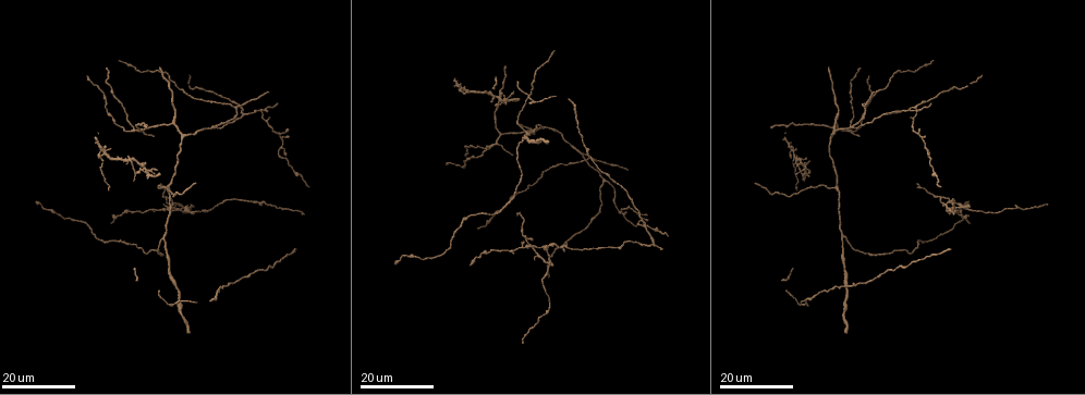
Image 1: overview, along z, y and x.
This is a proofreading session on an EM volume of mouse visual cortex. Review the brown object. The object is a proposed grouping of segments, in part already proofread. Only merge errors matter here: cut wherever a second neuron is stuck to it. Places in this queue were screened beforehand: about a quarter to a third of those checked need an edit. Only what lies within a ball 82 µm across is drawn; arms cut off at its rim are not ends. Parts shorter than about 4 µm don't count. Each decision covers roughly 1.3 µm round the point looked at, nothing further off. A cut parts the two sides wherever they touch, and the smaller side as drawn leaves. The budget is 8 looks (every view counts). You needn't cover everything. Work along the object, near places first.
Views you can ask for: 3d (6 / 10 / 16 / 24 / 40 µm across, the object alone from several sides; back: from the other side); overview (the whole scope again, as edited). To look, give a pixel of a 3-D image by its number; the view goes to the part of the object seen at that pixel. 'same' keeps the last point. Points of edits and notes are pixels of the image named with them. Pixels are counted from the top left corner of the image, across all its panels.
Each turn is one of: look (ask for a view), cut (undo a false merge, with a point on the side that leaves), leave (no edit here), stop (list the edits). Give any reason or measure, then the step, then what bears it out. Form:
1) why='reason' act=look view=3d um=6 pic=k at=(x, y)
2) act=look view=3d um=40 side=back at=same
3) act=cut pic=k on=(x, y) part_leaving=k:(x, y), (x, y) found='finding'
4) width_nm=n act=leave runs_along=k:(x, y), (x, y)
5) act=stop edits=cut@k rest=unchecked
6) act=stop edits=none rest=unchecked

why='a fork' act=look view=3d um=24 pic=1 at=(262, 109)

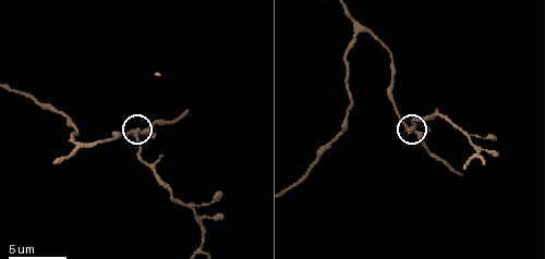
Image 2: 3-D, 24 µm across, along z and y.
why='closer look' act=look view=3d um=6 pic=2 at=(411, 128)

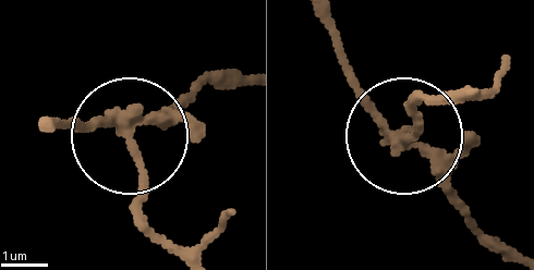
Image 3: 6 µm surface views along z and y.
arms=3 act=cut pic=3 on=(146, 188) part_leaving=3:(120, 125), (147, 226), (167, 249) found='two neurons meet here'

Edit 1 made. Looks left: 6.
act=look view=overview

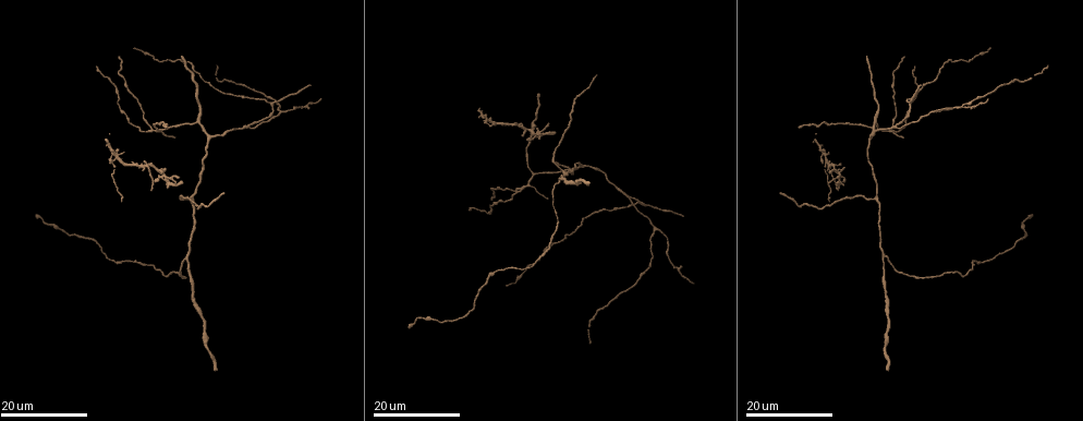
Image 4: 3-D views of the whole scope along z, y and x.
why='three arms meet' act=look view=3d um=24 pic=4 at=(151, 129)

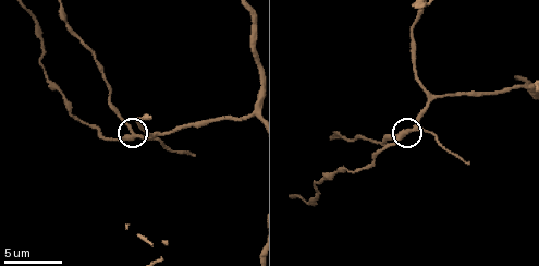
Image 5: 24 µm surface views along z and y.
act=look view=3d um=6 pic=5 at=(131, 130)

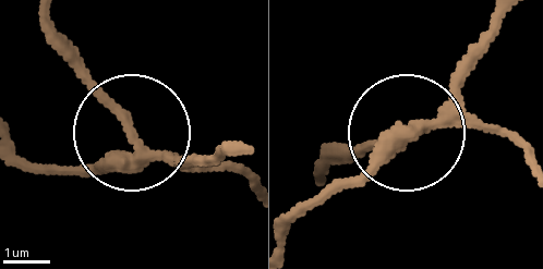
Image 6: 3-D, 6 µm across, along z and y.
arms=3 act=leave found='continuous, no second neuron'

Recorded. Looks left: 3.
why='a fork' act=look view=3d um=24 pic=4 at=(873, 198)

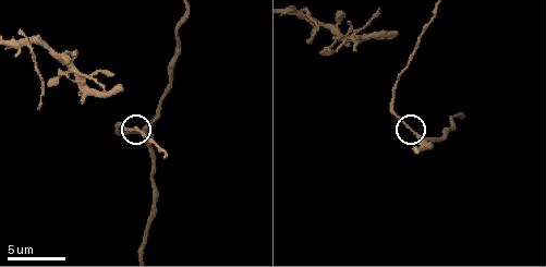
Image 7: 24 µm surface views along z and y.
act=look view=3d um=10 pic=7 at=(416, 134)

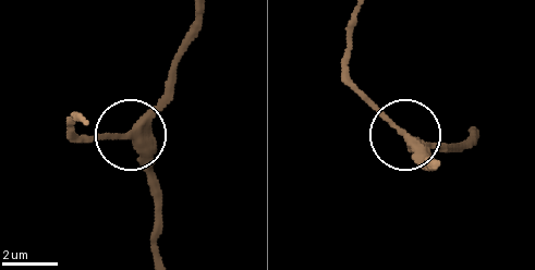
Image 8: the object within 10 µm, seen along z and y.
arms=3 act=leave runs_along=8:(430, 163), (349, 82) found='one neuron here'

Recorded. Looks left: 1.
act=stop edits=cut@3 rest=unchecked

